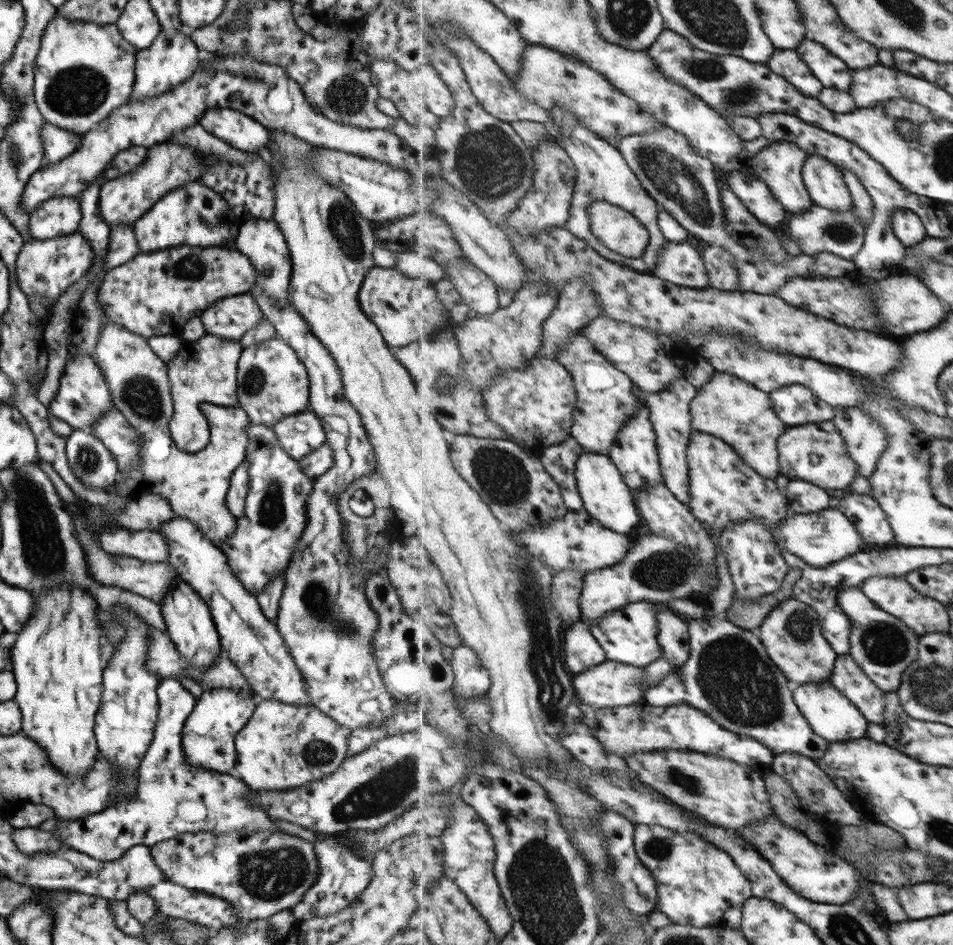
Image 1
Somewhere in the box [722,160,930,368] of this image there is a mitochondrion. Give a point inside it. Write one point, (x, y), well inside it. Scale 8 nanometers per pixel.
(841, 233)

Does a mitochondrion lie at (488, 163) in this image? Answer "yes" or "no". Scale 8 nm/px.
yes

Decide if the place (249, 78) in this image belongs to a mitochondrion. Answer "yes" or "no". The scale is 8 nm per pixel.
yes

